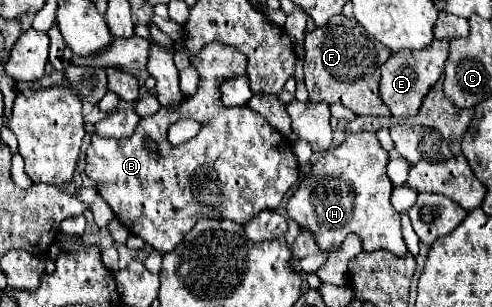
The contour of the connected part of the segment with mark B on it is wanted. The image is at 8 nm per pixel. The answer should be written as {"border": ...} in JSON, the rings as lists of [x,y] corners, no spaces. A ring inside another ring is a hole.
{"border":[[[209,44],[201,54],[193,58],[189,56],[189,60],[201,74],[201,86],[195,96],[185,98],[175,112],[161,108],[155,116],[141,118],[133,136],[129,138],[101,138],[93,134],[91,146],[87,150],[87,174],[91,180],[95,180],[101,198],[111,206],[113,214],[129,228],[131,234],[141,236],[159,252],[171,252],[201,218],[229,218],[233,222],[245,224],[257,216],[257,212],[277,208],[285,192],[299,180],[299,166],[285,136],[281,136],[265,122],[261,114],[253,112],[251,108],[225,108],[221,104],[219,82],[229,76],[245,74],[245,56],[225,44]],[[177,120],[197,120],[201,130],[195,138],[191,138],[191,142],[173,146],[167,140],[167,130]],[[145,140],[153,140],[159,152],[147,150]]]}

